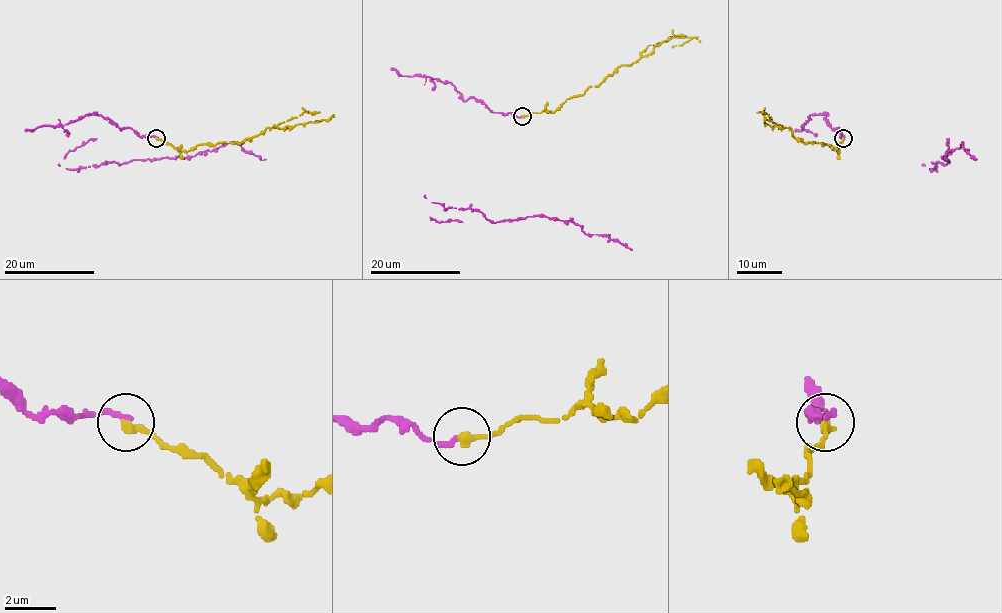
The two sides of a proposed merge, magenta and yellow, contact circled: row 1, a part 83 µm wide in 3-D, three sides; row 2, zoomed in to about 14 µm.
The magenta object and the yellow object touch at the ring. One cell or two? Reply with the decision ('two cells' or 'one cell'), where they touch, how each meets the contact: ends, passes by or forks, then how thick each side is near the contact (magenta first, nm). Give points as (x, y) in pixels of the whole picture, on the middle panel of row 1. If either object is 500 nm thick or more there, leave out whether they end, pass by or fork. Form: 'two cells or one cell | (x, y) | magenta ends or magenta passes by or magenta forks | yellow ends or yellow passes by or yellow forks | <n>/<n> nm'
one cell | (522, 116) | magenta ends | yellow ends | 280/360 nm

